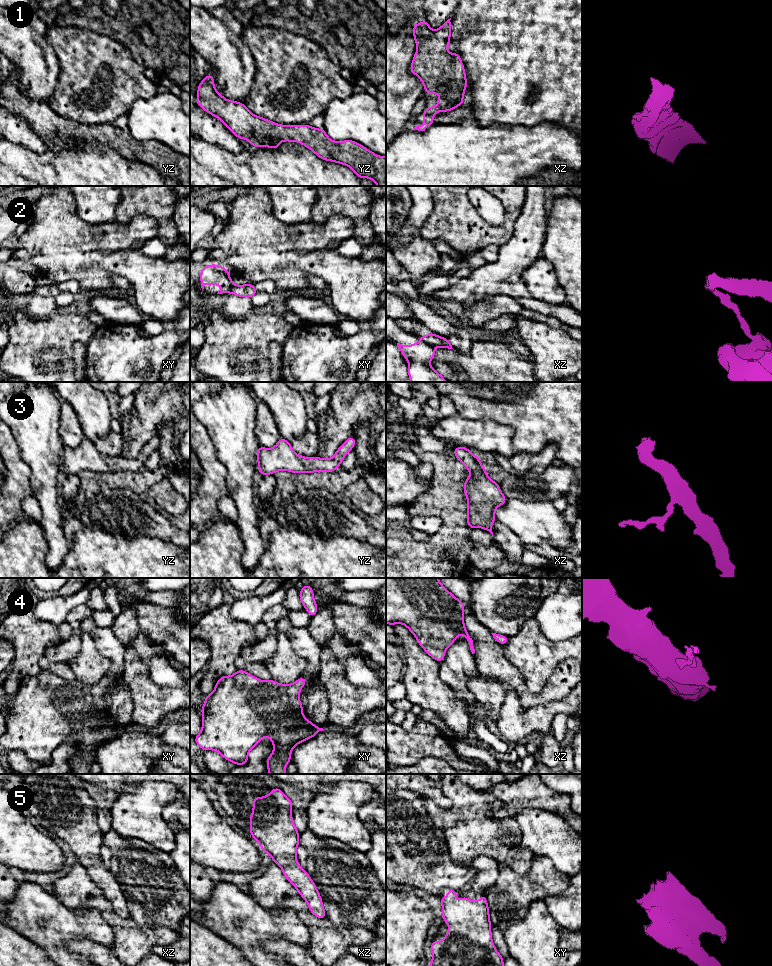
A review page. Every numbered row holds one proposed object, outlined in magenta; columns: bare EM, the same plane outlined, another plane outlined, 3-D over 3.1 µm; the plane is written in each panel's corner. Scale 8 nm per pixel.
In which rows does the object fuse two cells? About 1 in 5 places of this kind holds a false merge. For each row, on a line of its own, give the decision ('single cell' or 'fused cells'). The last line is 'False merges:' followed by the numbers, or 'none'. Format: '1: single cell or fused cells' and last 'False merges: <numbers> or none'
1: single cell
2: fused cells
3: single cell
4: single cell
5: single cell
False merges: 2

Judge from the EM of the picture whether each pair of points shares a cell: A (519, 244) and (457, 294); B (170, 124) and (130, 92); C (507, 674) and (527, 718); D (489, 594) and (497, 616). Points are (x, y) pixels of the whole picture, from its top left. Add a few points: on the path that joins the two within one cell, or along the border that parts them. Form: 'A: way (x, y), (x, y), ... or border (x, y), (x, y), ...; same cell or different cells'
A: way (506, 260), (482, 284), (473, 289); same cell
B: border (157, 92), (149, 98), (137, 98), (126, 114); different cells
C: border (507, 689), (516, 693), (523, 709), (535, 705); different cells
D: way (494, 599), (497, 602), (497, 611); same cell

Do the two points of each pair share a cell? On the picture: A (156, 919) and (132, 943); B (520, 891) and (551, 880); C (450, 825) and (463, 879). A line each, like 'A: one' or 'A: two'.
A: two
B: one
C: two

